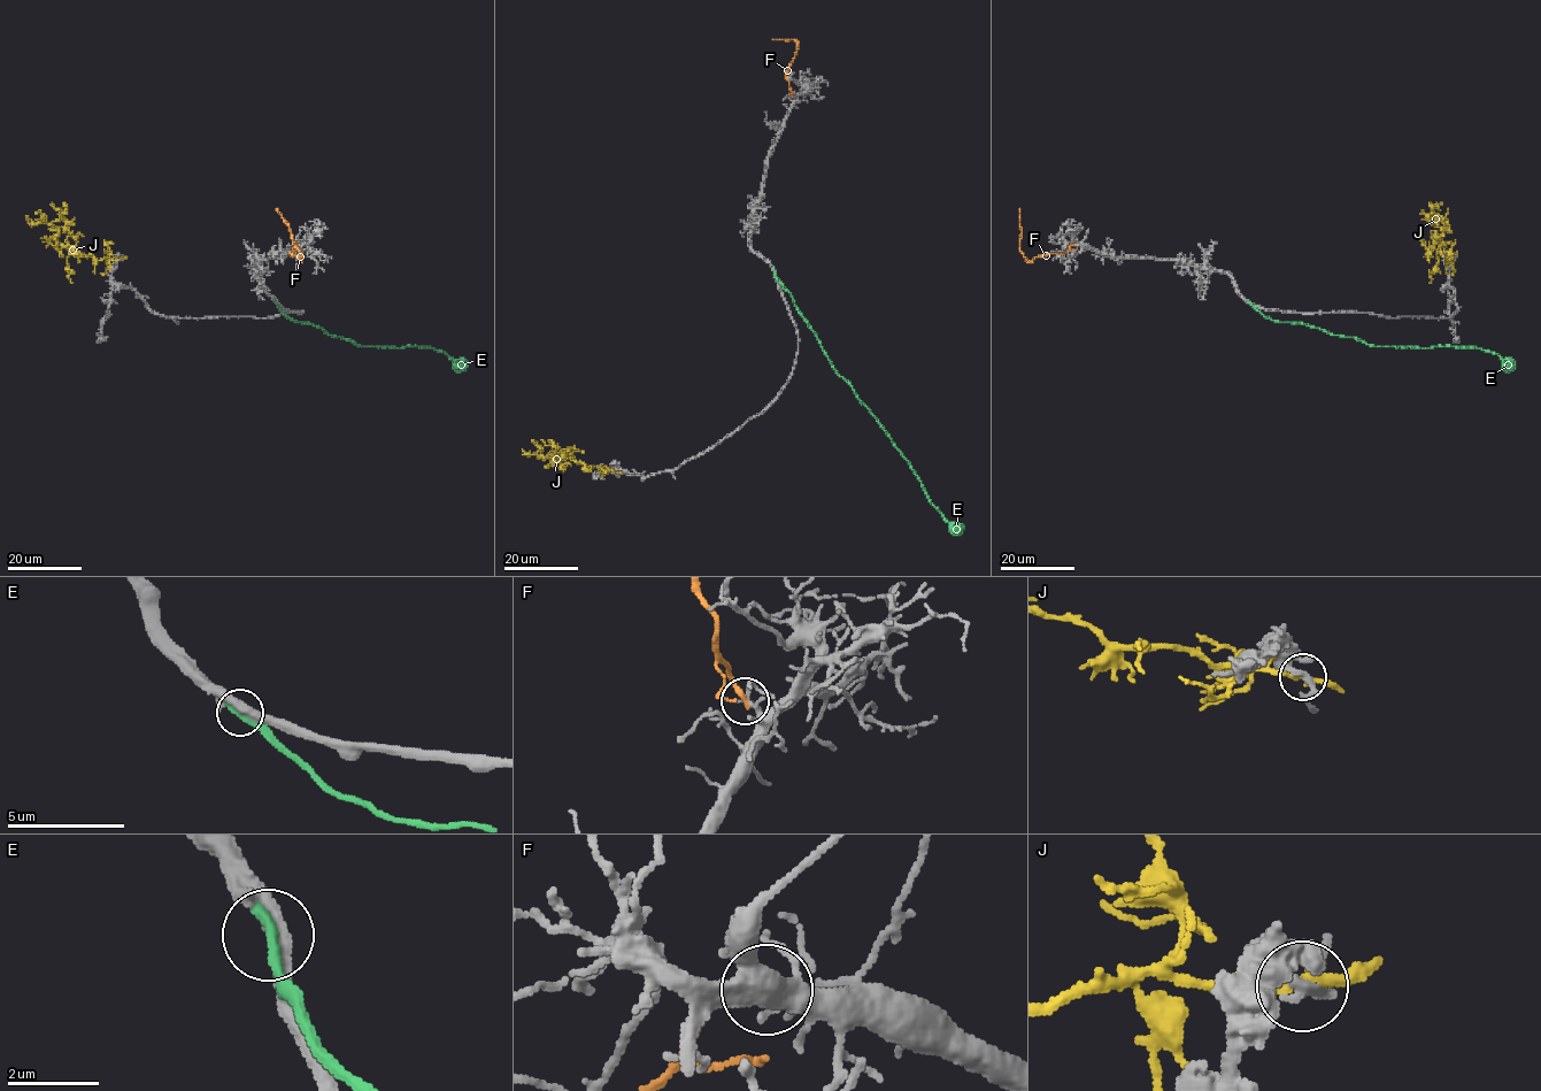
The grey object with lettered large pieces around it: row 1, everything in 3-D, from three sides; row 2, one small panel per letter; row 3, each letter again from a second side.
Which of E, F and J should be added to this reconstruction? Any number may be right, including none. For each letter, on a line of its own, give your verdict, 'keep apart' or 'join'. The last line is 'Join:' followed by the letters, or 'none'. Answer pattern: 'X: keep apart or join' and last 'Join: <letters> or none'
E: keep apart
F: keep apart
J: keep apart
Join: none

